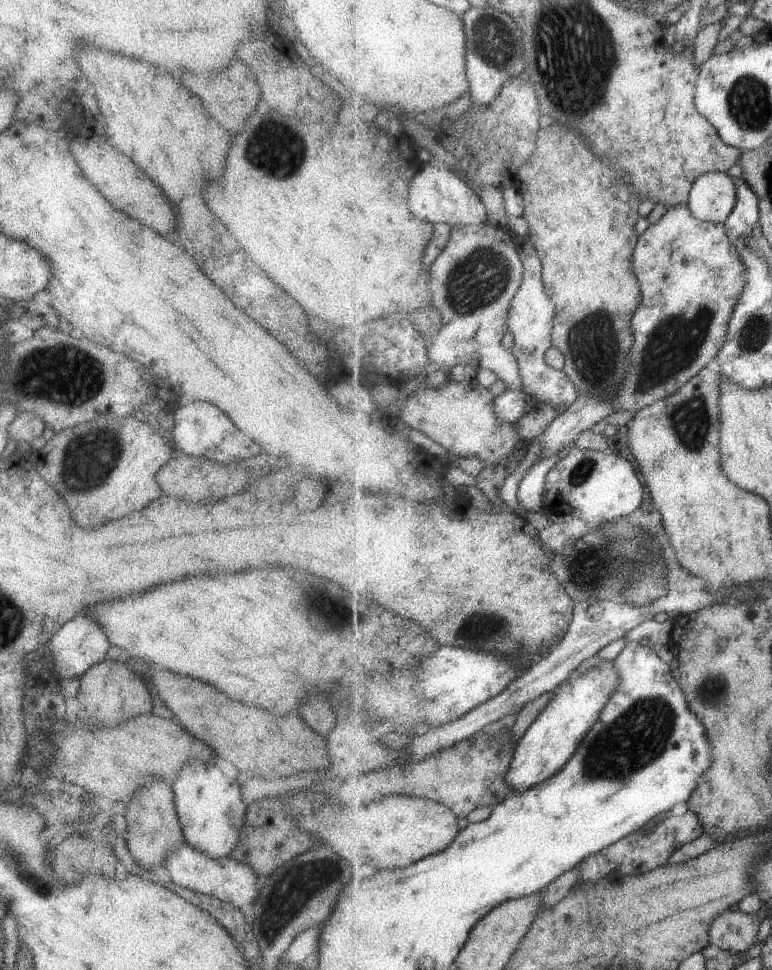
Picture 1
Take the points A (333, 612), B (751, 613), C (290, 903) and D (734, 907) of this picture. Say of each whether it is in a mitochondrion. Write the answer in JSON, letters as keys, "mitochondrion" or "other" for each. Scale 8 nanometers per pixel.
{"A":"mitochondrion","B":"other","C":"mitochondrion","D":"other"}

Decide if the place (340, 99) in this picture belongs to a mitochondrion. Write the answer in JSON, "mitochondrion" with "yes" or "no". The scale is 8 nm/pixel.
{"mitochondrion":"no"}

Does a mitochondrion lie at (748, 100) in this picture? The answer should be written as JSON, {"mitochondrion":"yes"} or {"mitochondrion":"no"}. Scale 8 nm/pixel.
{"mitochondrion":"yes"}

